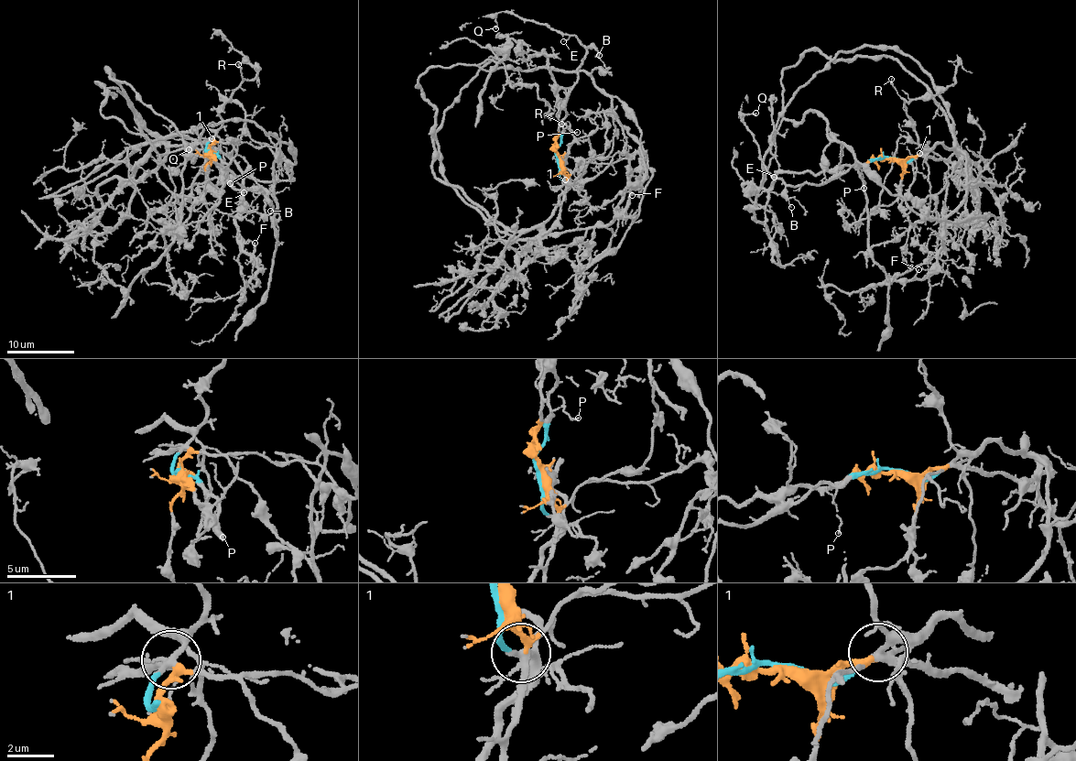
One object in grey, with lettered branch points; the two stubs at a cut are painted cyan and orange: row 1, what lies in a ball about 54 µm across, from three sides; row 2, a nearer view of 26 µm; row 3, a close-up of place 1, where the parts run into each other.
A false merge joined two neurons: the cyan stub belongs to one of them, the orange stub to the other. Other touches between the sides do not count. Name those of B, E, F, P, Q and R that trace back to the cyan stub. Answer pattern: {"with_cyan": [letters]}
{"with_cyan": ["B", "E", "F", "P", "Q", "R"]}

